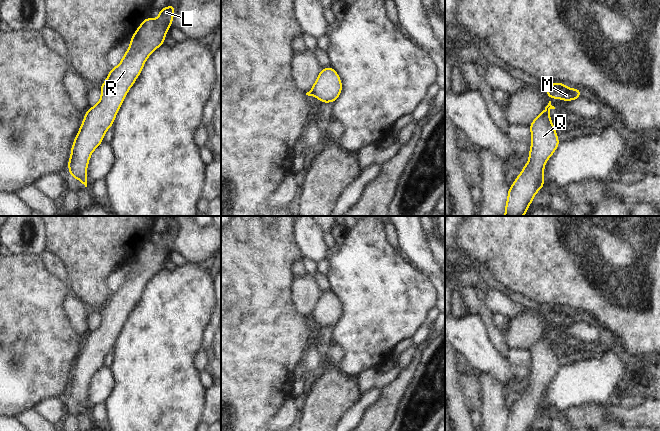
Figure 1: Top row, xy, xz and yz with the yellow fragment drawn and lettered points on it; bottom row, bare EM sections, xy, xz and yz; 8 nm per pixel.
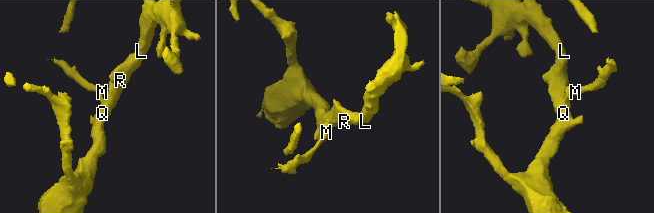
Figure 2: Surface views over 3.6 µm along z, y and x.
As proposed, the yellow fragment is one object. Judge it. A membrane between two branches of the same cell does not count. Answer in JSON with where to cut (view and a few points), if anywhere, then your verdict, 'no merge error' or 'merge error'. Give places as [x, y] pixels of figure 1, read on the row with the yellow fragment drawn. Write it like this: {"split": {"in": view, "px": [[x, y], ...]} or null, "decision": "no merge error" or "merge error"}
{"split": {"in": "yz", "px": [[544, 110], [548, 113]]}, "decision": "merge error"}

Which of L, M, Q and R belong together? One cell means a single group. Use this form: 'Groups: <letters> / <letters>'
Groups: L Q R / M.

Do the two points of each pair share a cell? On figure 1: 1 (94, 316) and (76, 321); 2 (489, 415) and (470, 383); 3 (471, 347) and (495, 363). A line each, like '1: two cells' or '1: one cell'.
1: two cells
2: two cells
3: one cell

